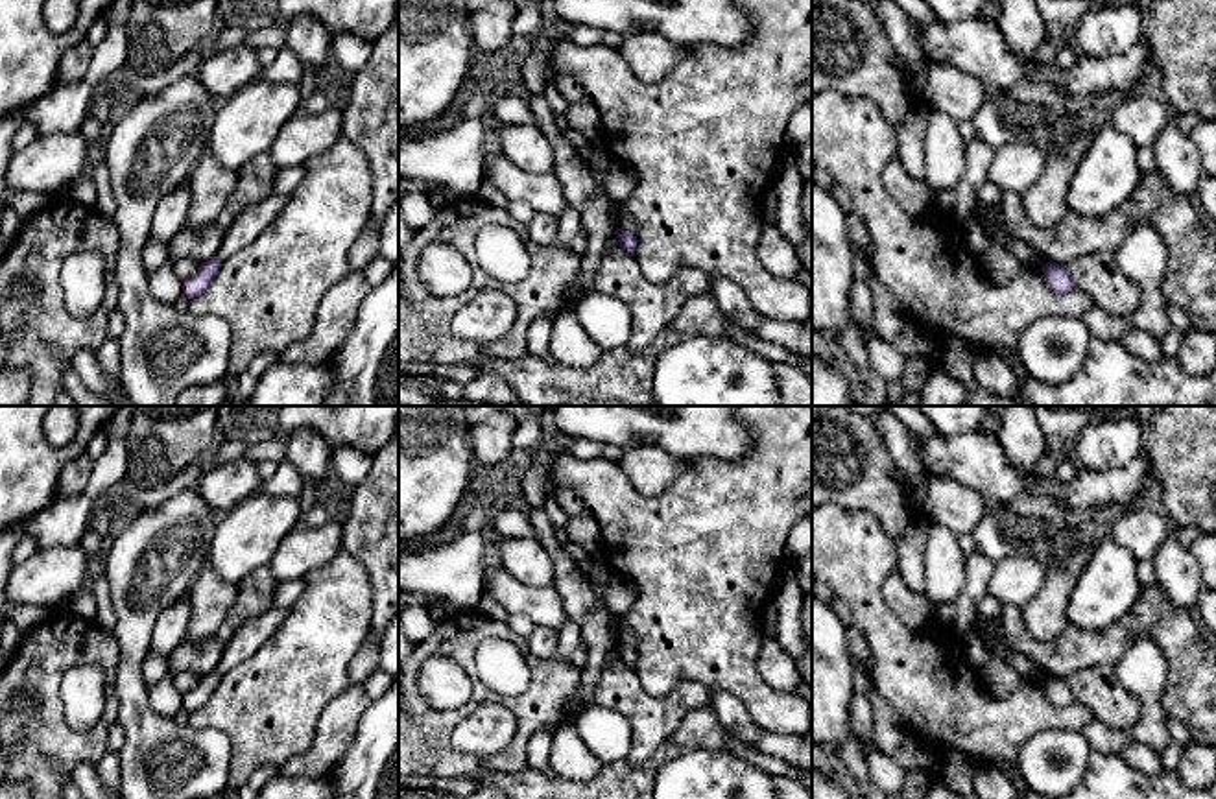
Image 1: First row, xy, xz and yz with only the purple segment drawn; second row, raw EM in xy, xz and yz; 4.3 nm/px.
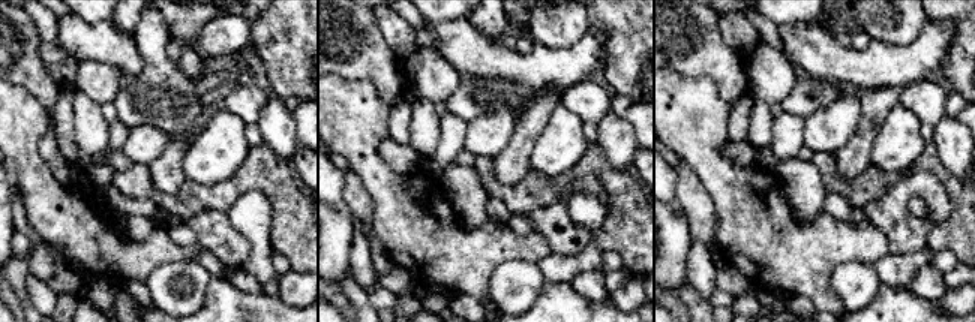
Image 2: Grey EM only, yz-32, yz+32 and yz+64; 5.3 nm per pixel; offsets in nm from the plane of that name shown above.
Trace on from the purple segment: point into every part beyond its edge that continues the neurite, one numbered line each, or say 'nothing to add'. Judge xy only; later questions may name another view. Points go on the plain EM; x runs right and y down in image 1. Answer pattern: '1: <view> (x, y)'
nothing to add

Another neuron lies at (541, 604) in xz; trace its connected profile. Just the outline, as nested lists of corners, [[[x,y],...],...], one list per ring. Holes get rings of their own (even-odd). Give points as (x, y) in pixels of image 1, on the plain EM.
[[[502,566],[485,572],[483,589],[511,614],[524,614],[535,626],[559,631],[568,620],[554,587],[530,587]]]

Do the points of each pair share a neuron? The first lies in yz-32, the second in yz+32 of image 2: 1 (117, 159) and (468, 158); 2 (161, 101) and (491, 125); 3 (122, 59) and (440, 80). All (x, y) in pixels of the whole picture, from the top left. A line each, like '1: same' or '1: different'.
1: same
2: different
3: different

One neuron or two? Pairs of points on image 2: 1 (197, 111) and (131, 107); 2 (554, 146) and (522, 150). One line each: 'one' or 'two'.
1: one
2: two

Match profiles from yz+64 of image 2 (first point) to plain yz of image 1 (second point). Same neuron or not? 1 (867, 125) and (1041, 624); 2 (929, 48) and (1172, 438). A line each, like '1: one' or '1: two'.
1: one
2: two

